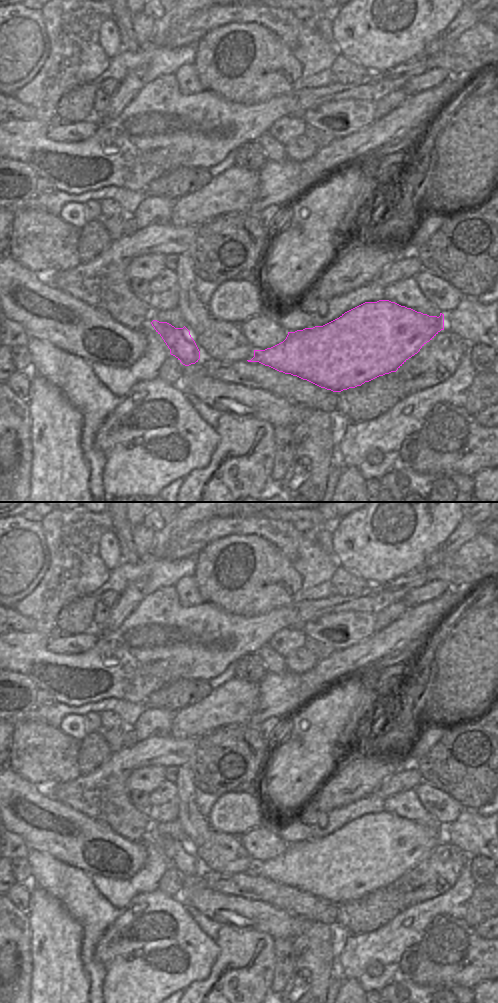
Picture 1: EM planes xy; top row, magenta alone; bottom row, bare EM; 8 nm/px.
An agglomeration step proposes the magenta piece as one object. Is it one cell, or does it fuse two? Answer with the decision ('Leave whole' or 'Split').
Leave whole

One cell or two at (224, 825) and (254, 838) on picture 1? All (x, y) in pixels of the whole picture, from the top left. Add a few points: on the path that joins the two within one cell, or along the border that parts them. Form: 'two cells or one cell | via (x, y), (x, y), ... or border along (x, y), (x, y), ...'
two cells | border along (264, 821), (262, 824), (238, 836)

